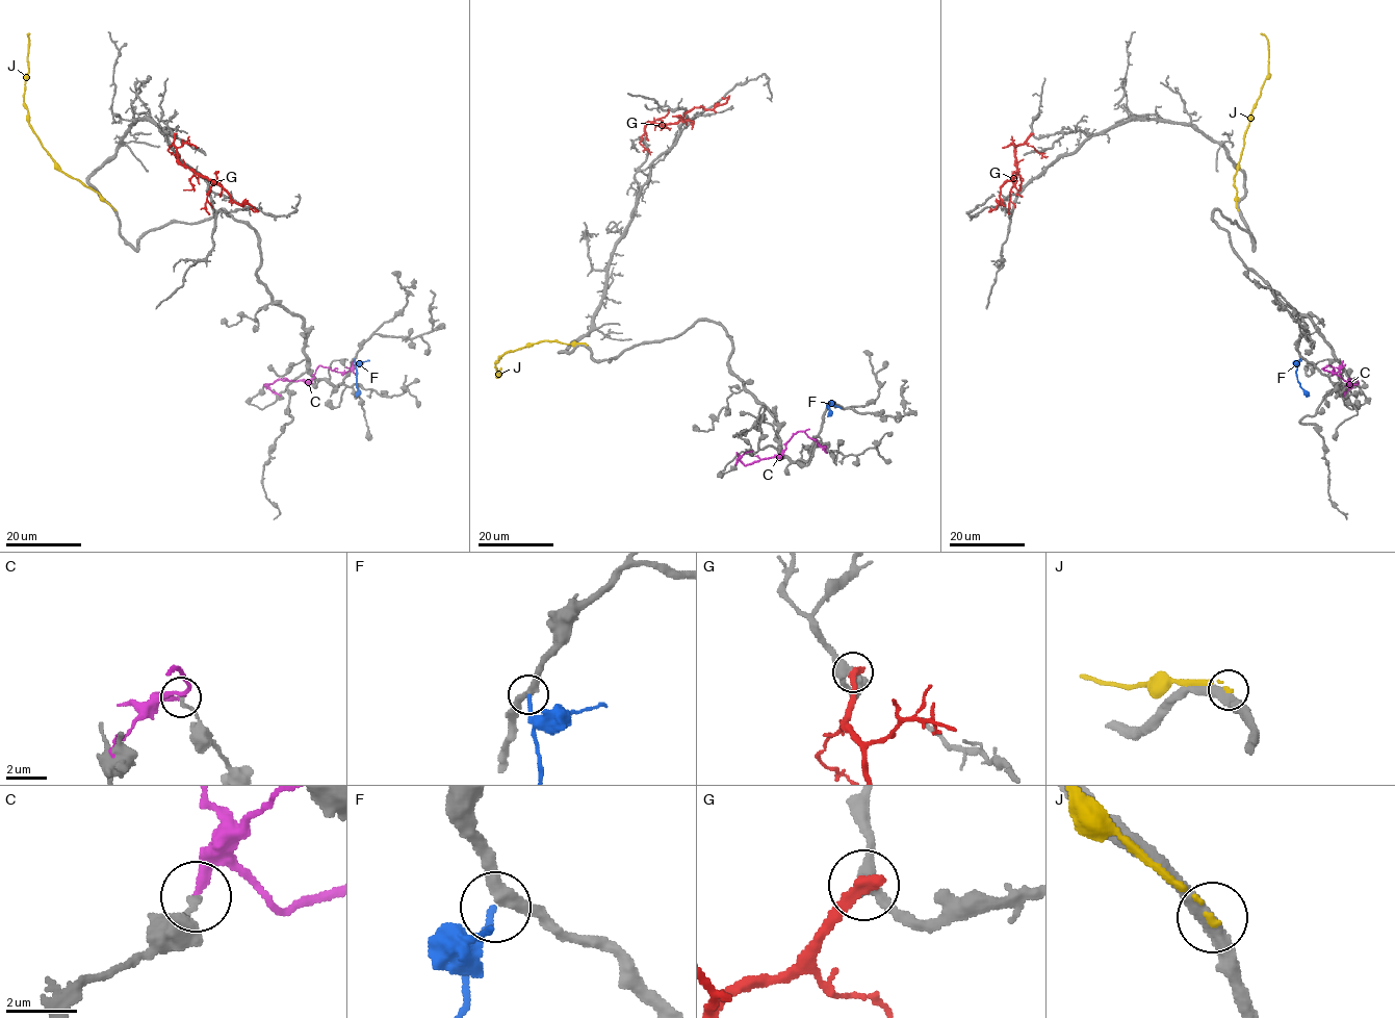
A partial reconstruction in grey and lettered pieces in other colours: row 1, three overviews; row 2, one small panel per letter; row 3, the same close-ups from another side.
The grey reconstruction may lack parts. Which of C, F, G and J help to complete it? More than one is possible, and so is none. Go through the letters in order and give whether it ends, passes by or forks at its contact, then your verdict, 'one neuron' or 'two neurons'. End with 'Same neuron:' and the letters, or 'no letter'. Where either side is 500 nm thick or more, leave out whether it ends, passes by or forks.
C: it ends; two neurons
F: it ends; one neuron
G: it ends; two neurons
J: it ends; two neurons
Same neuron: F

